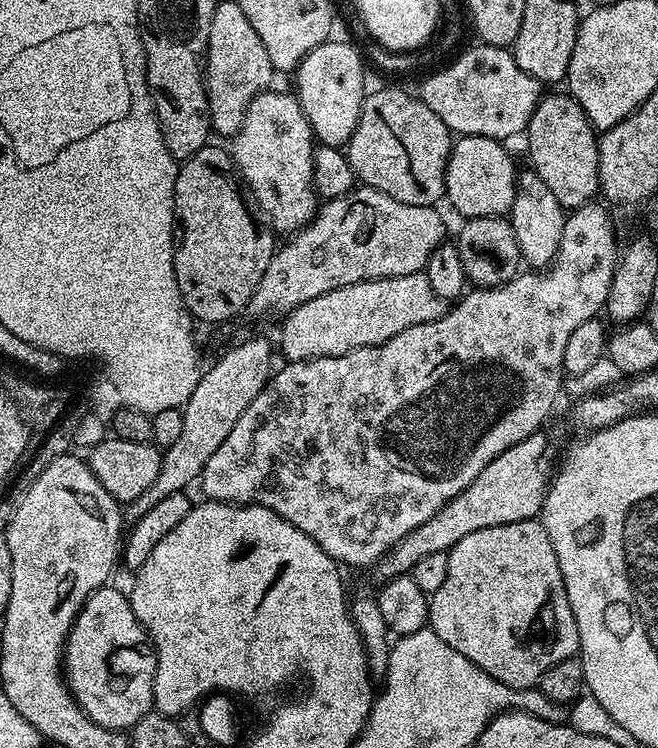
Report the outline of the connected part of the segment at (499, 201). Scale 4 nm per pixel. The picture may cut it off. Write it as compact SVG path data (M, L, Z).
M461 136L452 145L452 153L446 166L444 179L444 194L447 203L452 203L456 212L461 212L461 217L473 216L504 216L511 213L512 203L516 197L516 178L518 167L512 161L512 156L507 152L505 145L498 140L482 138L481 136Z

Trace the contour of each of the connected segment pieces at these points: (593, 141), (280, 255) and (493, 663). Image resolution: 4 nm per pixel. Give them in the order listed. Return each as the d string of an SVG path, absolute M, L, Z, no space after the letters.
M561 92L553 96L541 95L526 129L528 156L532 159L531 171L536 172L542 182L546 182L546 187L553 192L554 198L558 198L560 205L565 210L575 210L597 199L600 190L600 141L597 129L586 118L580 103L572 95Z
M367 186L353 187L351 192L323 201L309 224L289 235L285 239L288 241L277 247L270 258L270 266L266 266L266 274L262 274L262 282L258 282L254 290L247 311L256 316L268 316L271 312L287 314L299 304L310 302L322 294L330 294L330 290L338 290L342 286L423 272L430 254L434 254L434 250L446 240L444 220L436 211L435 207L406 206L406 202L398 202Z
M539 519L474 530L474 534L466 534L447 553L448 573L442 586L430 594L427 623L446 646L458 650L462 658L470 658L490 678L511 688L537 687L550 666L573 659L579 653L578 622L574 610L570 610L570 598L566 598L566 582L562 582L562 570L558 570L558 554L554 554L550 534L546 534Z

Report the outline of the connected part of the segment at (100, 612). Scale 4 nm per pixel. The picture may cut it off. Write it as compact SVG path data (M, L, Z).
M105 586L92 592L76 616L76 621L72 623L72 629L68 635L68 642L64 646L64 668L66 683L72 689L72 697L90 719L98 722L98 726L131 730L146 713L153 711L154 708L152 691L156 673L156 650L134 614L131 599L112 587Z

